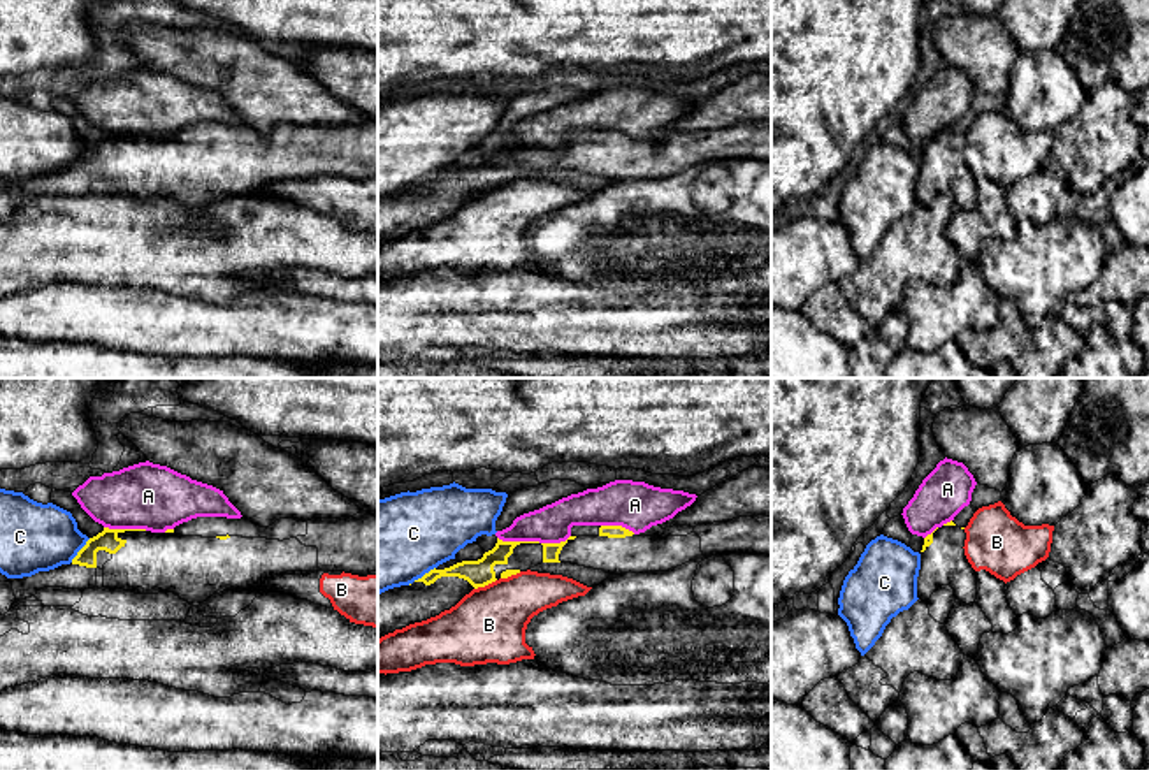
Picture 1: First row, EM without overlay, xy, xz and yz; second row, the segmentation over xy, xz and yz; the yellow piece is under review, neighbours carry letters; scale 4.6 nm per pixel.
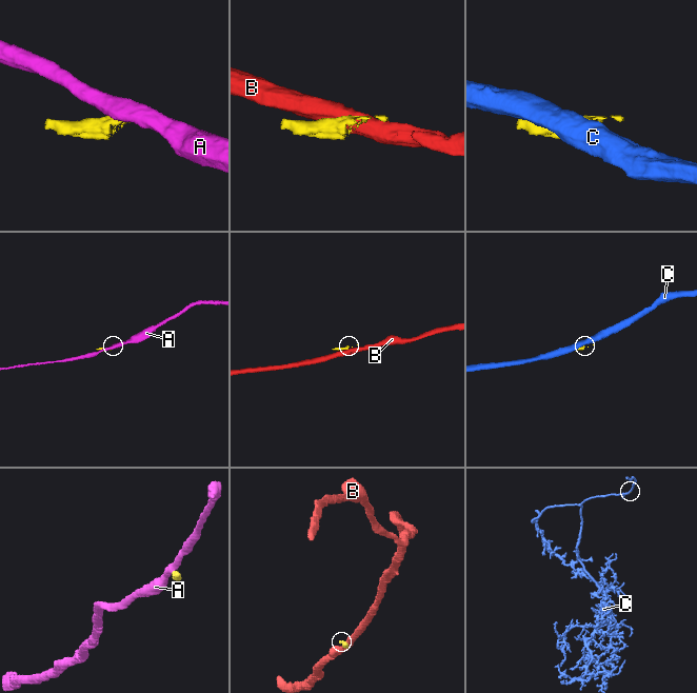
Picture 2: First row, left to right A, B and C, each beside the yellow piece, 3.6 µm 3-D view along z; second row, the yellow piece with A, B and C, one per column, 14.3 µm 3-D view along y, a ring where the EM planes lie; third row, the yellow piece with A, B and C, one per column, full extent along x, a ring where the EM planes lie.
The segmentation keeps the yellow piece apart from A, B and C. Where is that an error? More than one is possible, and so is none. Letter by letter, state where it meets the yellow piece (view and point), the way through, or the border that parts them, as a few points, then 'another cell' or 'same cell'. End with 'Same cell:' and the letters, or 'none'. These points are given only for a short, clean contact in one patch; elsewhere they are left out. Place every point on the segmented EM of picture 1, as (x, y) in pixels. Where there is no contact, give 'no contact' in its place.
A: xz (533, 542) | another cell
B: xz (485, 584) | along xz (496, 579), (475, 589) | another cell
C: xy (79, 551) | another cell
Same cell: none

